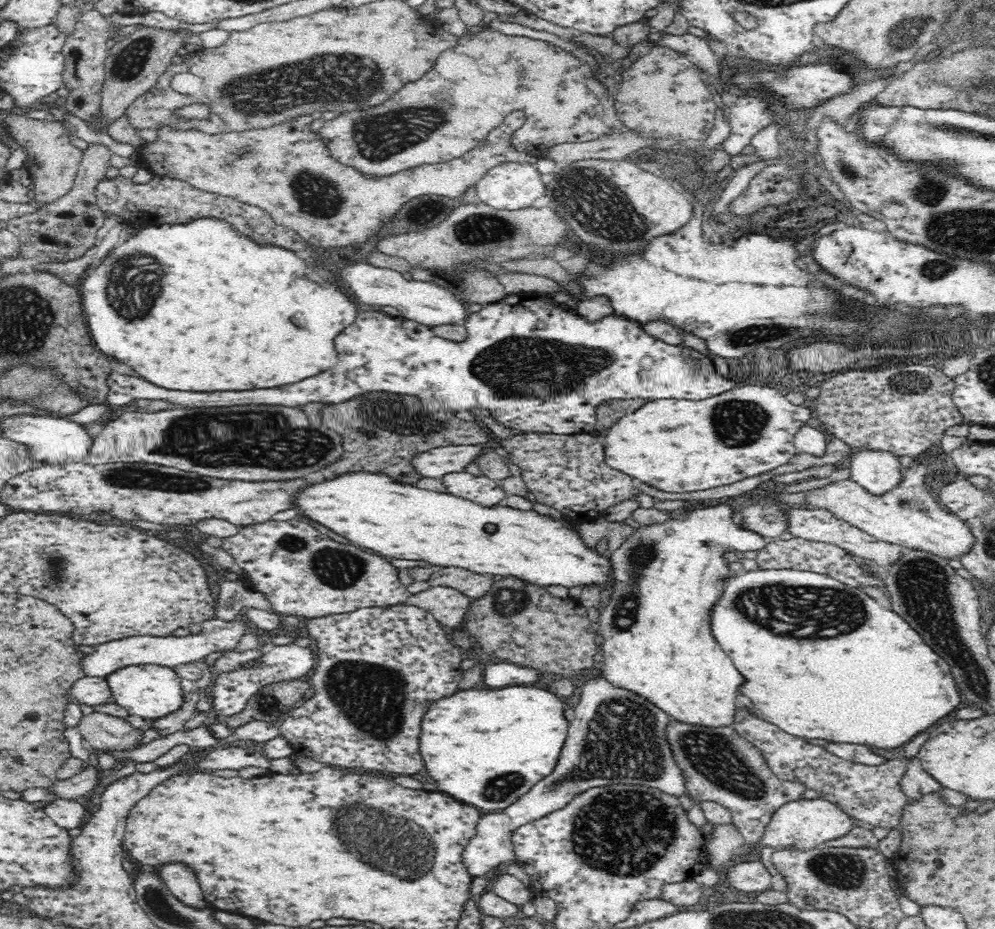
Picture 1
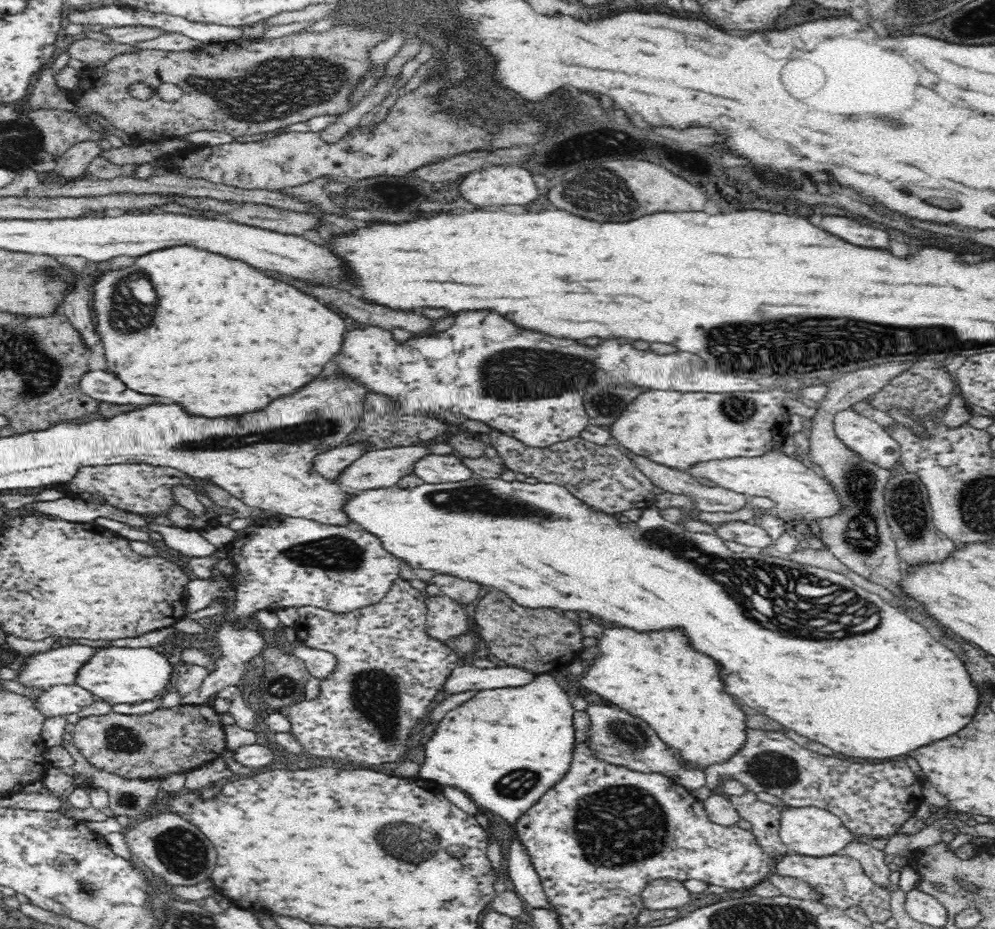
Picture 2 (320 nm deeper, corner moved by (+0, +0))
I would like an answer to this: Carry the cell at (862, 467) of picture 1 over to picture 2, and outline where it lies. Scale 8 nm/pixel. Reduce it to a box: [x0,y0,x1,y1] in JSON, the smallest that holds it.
[833,407,902,470]

